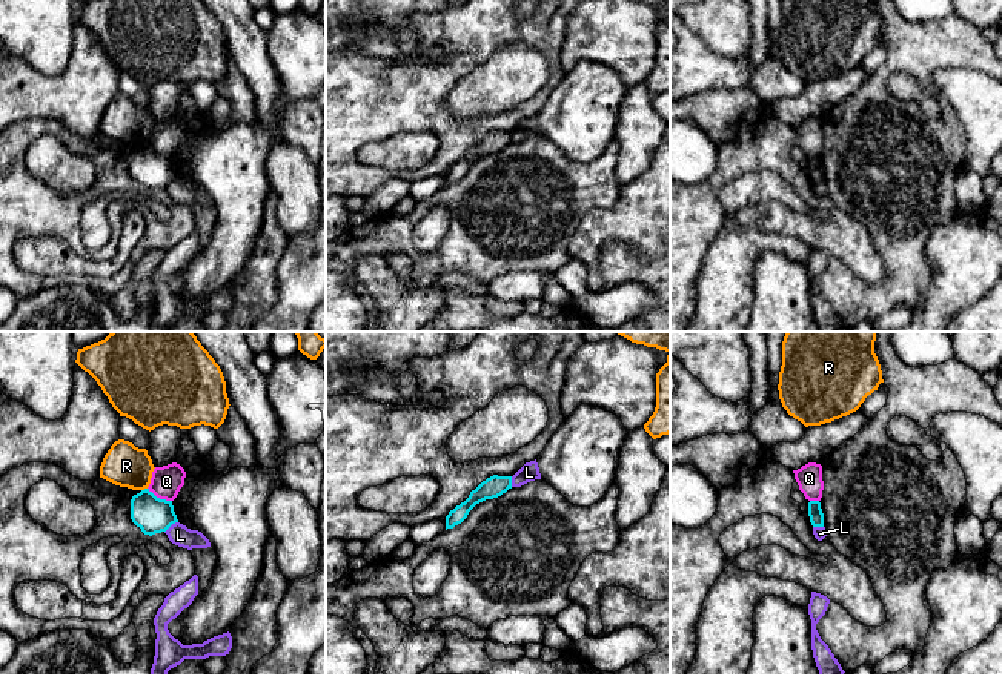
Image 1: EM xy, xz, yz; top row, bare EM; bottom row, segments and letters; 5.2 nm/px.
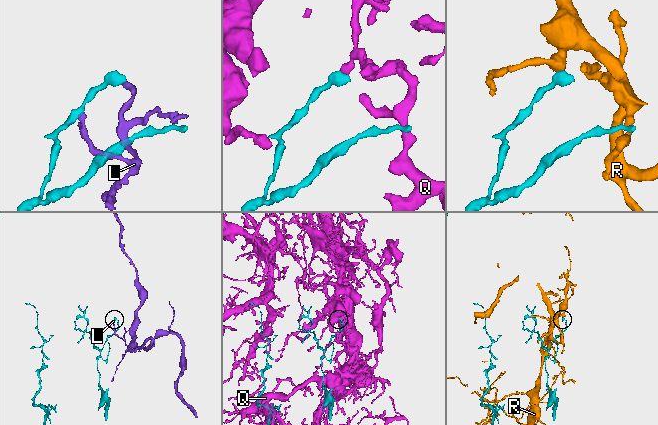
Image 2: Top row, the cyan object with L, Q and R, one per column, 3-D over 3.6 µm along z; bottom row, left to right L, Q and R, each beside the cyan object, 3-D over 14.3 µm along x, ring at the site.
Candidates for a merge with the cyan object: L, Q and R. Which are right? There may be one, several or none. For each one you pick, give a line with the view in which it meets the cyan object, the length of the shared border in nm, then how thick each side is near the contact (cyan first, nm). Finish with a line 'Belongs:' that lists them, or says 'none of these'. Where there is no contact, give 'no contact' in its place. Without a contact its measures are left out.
Belongs: none of these

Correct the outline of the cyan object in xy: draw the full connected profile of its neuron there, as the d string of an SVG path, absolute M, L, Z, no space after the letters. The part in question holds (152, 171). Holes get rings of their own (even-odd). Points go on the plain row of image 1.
M149 144L132 152L131 175L149 192L166 187L178 178L172 157L157 154Z

